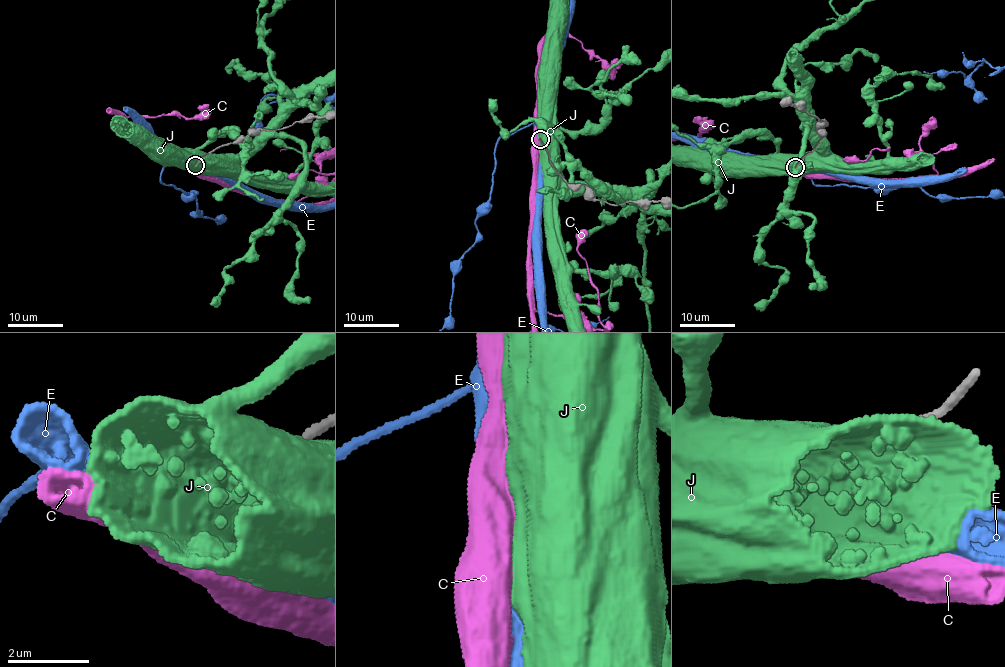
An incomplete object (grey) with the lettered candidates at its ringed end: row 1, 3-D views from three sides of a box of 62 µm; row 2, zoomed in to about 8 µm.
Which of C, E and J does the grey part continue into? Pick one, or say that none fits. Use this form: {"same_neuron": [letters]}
{"same_neuron": []}

